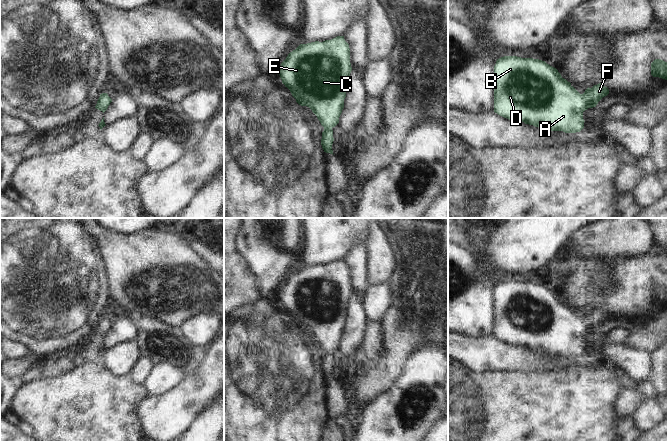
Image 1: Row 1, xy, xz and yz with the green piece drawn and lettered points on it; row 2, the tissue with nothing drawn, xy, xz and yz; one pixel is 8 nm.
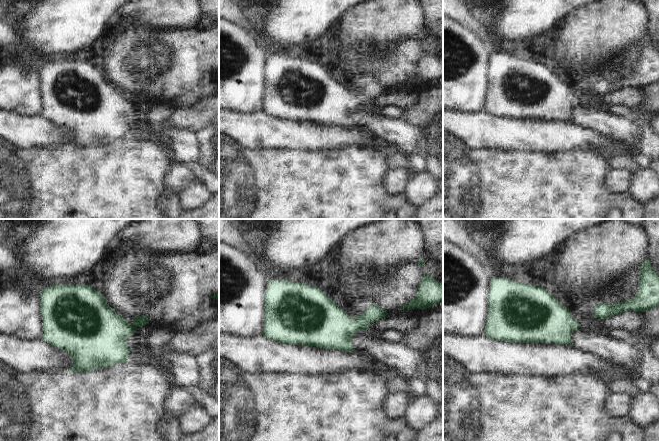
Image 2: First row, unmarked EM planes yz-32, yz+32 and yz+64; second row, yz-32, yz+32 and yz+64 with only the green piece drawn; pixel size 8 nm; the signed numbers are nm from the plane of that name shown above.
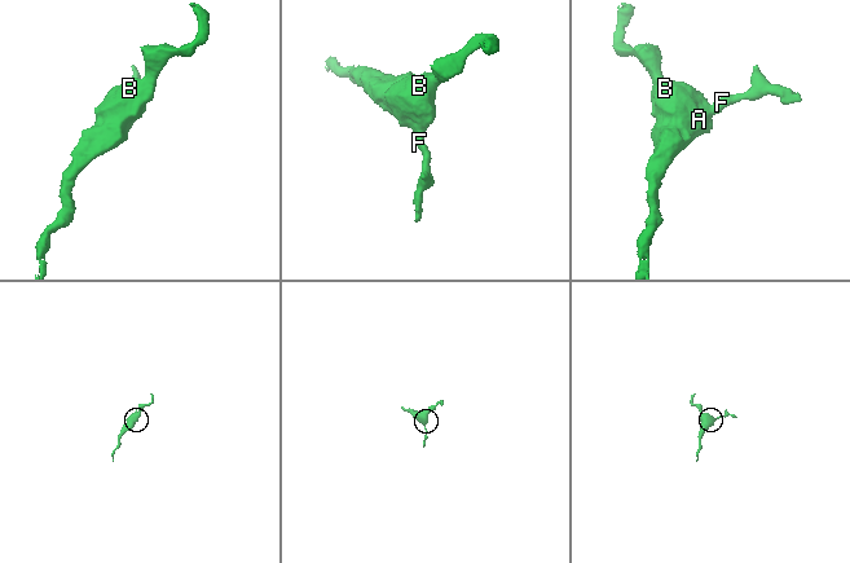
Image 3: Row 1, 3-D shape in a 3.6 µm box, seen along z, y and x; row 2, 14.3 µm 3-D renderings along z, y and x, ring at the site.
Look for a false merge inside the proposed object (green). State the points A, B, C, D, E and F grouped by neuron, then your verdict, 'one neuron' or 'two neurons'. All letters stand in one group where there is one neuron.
A B C D E F; one neuron

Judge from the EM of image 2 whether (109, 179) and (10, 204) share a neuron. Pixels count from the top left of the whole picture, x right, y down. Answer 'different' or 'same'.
same

